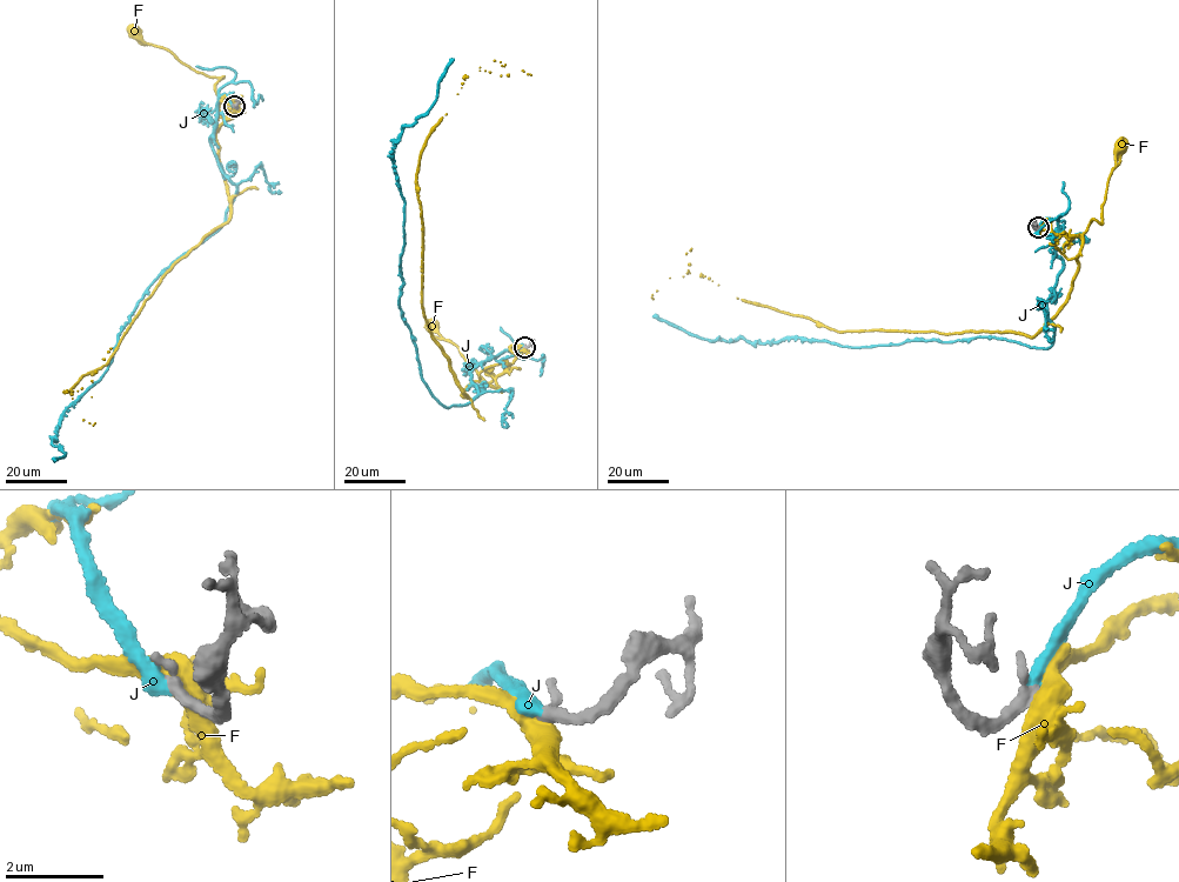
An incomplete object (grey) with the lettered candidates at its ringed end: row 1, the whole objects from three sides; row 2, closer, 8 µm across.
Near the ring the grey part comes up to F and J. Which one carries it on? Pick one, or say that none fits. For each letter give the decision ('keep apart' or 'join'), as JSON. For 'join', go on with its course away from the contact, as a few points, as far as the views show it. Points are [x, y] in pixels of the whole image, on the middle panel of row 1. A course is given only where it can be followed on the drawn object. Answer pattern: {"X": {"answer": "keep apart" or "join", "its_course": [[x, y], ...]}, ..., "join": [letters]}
{"F": {"answer": "keep apart"}, "J": {"answer": "keep apart"}, "join": []}

